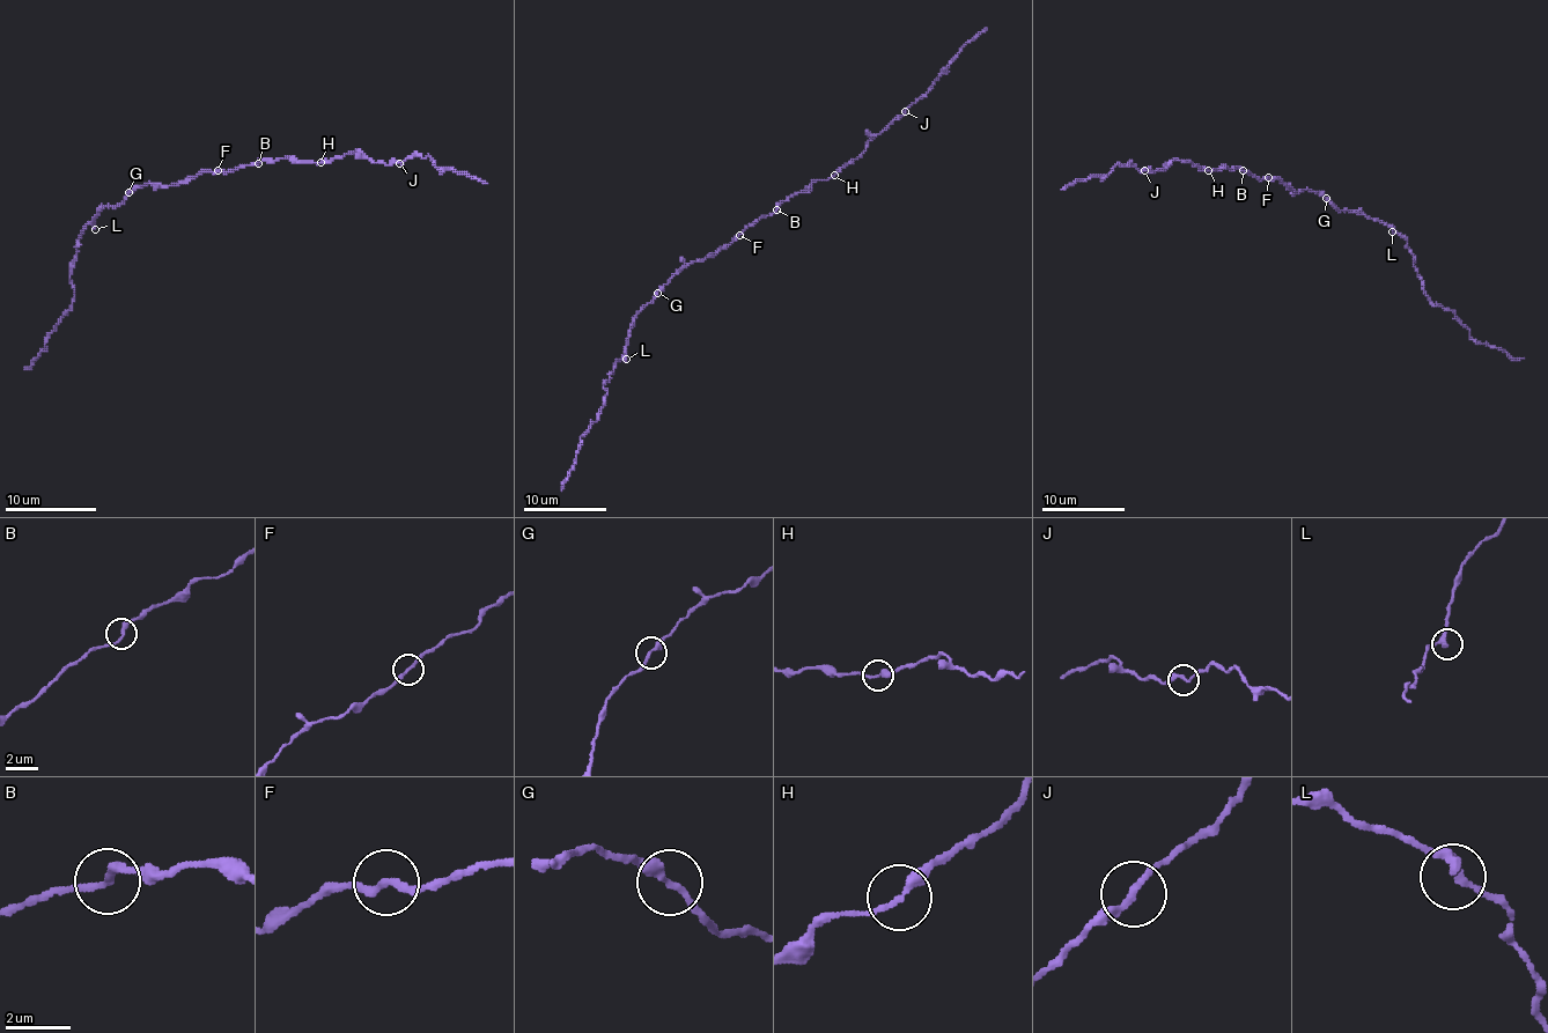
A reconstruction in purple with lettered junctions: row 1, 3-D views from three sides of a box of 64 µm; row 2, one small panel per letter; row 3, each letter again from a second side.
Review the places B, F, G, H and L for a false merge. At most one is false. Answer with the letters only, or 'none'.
none

